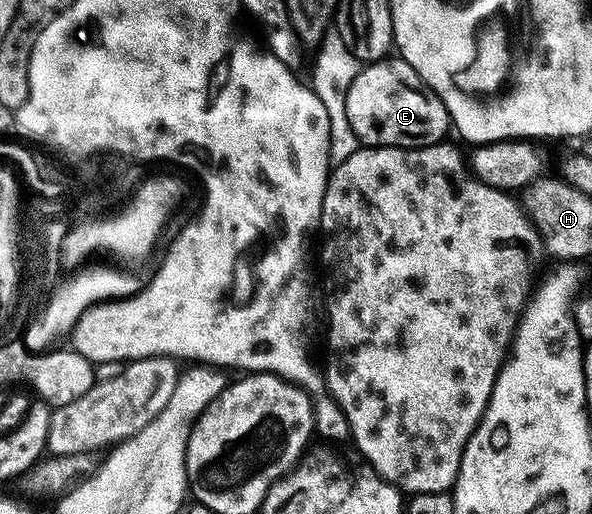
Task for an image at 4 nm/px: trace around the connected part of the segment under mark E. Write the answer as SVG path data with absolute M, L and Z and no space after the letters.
M392 56L382 60L372 61L360 69L357 80L347 93L345 112L349 116L349 124L353 132L359 137L363 146L396 146L406 150L416 150L422 146L437 146L449 134L449 119L447 109L442 100L435 95L417 76L417 72L404 58Z

